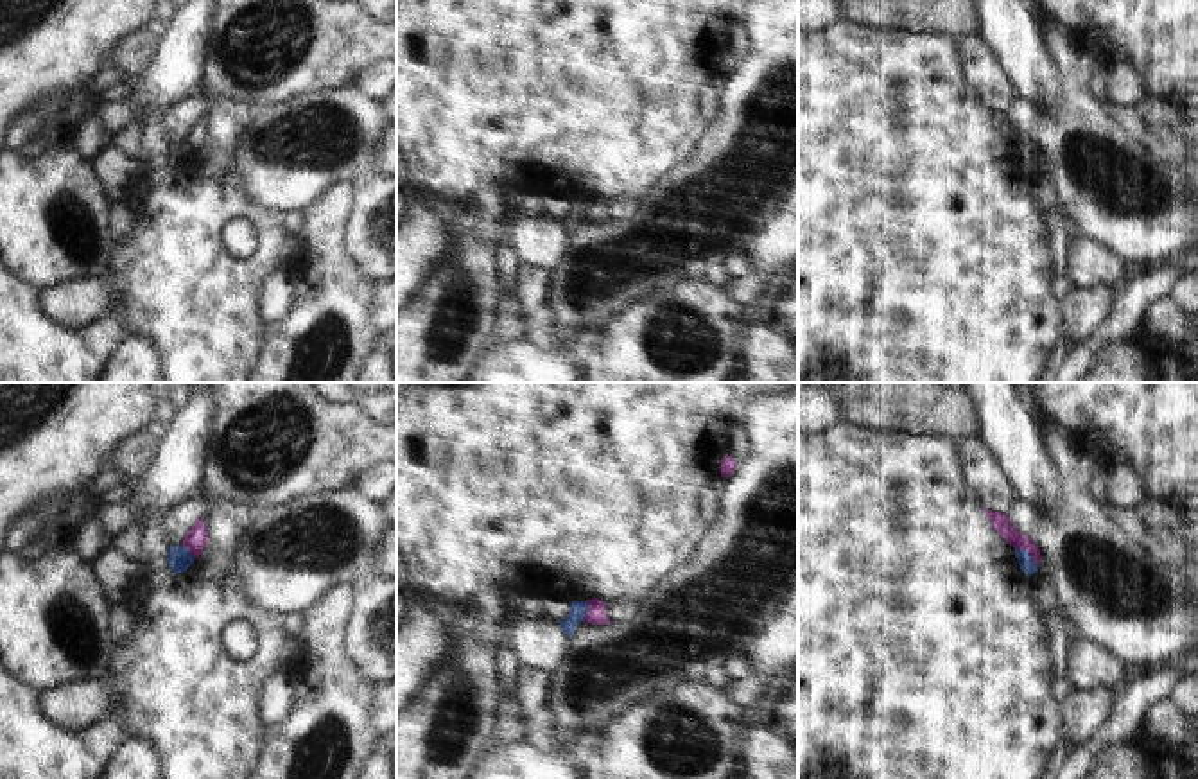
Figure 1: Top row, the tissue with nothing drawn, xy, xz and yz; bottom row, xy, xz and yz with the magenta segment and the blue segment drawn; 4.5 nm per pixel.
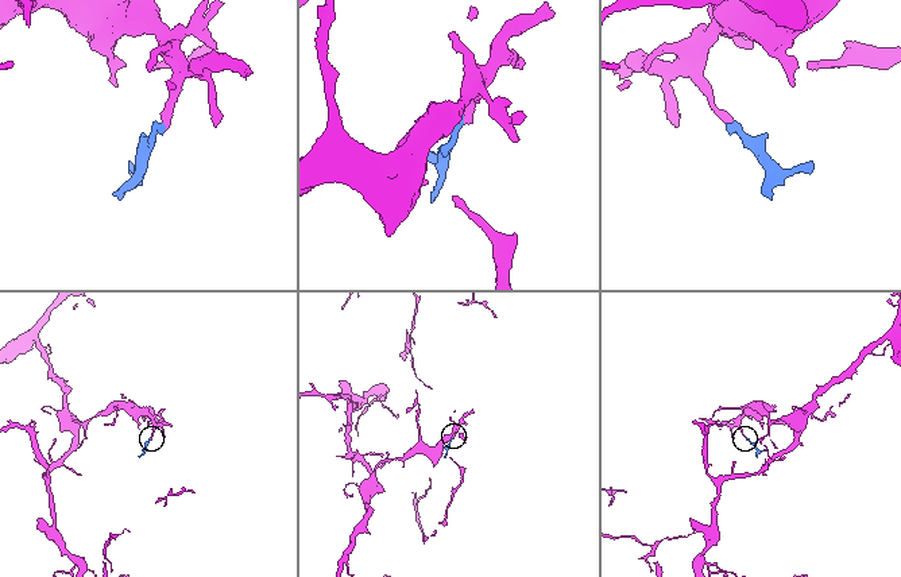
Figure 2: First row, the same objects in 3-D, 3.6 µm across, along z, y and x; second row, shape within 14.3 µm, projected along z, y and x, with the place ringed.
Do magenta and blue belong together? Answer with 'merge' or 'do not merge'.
do not merge

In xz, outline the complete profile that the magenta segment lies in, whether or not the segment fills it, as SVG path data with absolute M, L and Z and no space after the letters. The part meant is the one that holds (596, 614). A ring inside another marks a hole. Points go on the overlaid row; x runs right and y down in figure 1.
M599 598L588 600L588 612L585 621L590 625L610 625L606 616L606 603L603 603Z

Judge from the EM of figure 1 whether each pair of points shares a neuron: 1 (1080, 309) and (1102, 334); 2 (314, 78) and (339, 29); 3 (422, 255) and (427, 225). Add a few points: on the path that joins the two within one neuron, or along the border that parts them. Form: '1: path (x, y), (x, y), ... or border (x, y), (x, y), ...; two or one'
1: border (1119, 293), (1109, 316), (1076, 345); two
2: path (314, 65), (314, 54), (327, 42); one
3: path (422, 248), (424, 232); one

